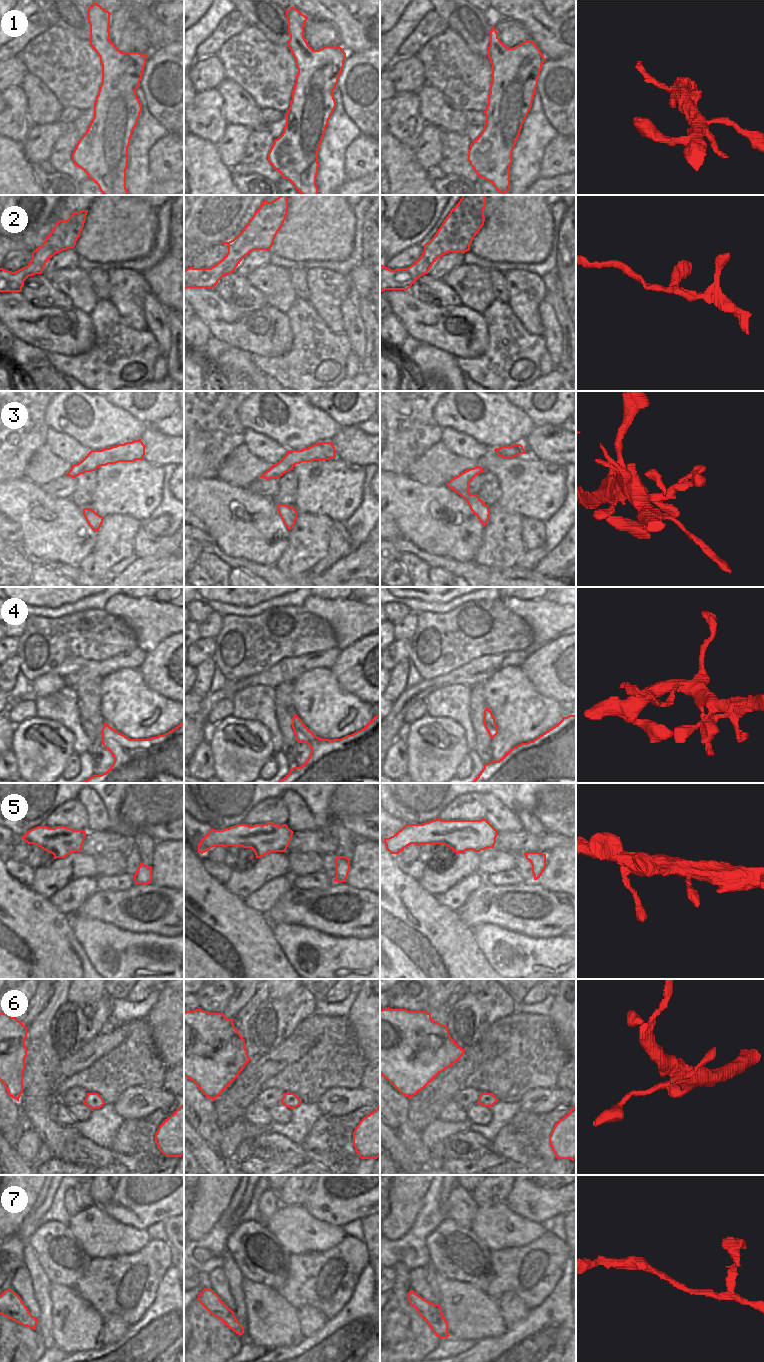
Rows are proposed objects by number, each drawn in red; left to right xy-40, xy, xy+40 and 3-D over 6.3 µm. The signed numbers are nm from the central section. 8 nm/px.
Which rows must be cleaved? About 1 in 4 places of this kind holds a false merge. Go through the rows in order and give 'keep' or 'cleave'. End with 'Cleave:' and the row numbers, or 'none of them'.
1: cleave
2: keep
3: keep
4: cleave
5: keep
6: keep
7: keep
Cleave: 1, 4

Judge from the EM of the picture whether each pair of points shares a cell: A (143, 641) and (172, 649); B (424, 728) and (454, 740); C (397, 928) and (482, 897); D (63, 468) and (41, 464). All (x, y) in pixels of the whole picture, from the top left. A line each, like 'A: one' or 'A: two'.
A: two
B: one
C: two
D: one

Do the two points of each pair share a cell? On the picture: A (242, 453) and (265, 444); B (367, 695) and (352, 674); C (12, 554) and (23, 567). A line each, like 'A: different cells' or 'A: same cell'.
A: different cells
B: same cell
C: same cell

